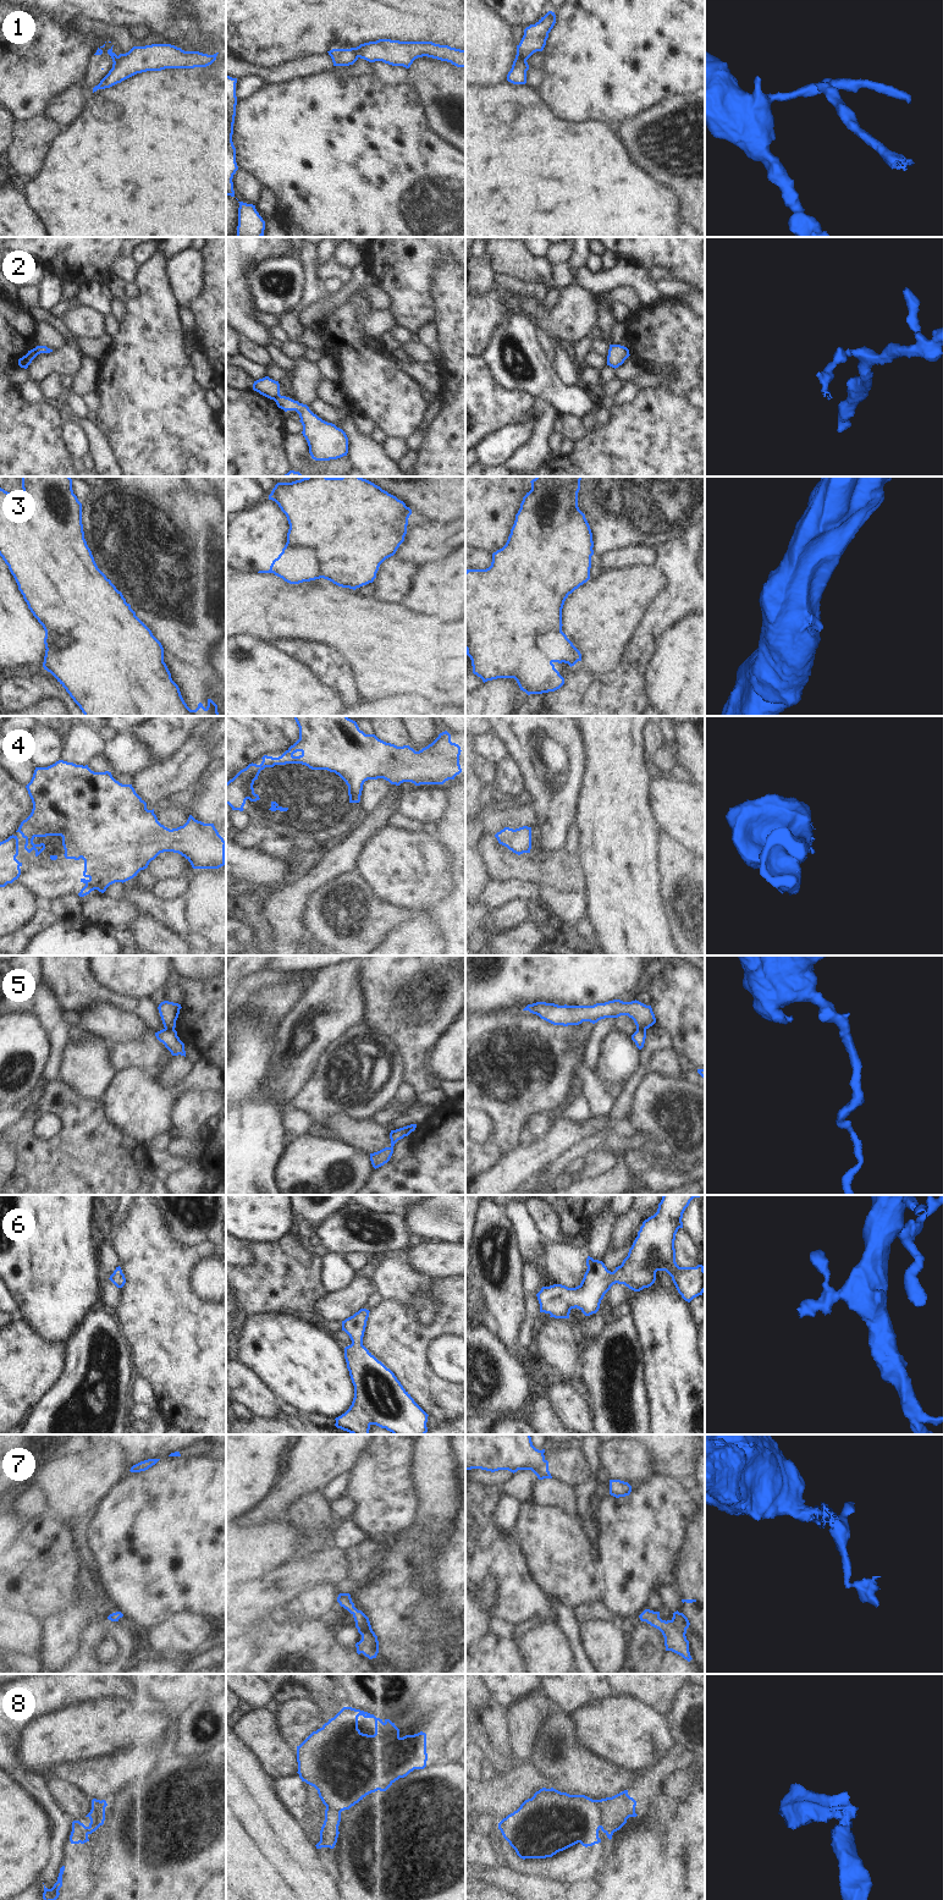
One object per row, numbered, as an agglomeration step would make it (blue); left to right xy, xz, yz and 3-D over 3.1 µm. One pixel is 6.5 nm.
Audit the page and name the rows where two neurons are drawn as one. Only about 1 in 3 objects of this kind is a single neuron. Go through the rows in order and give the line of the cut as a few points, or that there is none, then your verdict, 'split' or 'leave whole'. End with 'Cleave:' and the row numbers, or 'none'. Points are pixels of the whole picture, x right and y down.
1: cut in yz along (516, 55), (525, 60); split
2: cut in xy along (34, 348), (38, 353); split
3: cut in xy along (44, 628), (65, 637), (69, 640), (67, 646); split
4: no cut; leave whole
5: cut in xy along (165, 1028), (174, 1030); split
6: no cut; leave whole
7: no cut; leave whole
8: cut in yz along (597, 1800), (601, 1827); split
Cleave: 1, 2, 3, 5, 8

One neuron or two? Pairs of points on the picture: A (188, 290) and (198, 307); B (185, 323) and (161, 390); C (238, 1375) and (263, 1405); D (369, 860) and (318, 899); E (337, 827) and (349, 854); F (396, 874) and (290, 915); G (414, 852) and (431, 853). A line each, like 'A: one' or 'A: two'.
A: two
B: two
C: one
D: two
E: two
F: two
G: one

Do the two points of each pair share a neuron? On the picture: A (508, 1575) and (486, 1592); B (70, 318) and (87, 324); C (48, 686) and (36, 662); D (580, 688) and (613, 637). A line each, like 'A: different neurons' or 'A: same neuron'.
A: different neurons
B: same neuron
C: different neurons
D: different neurons

